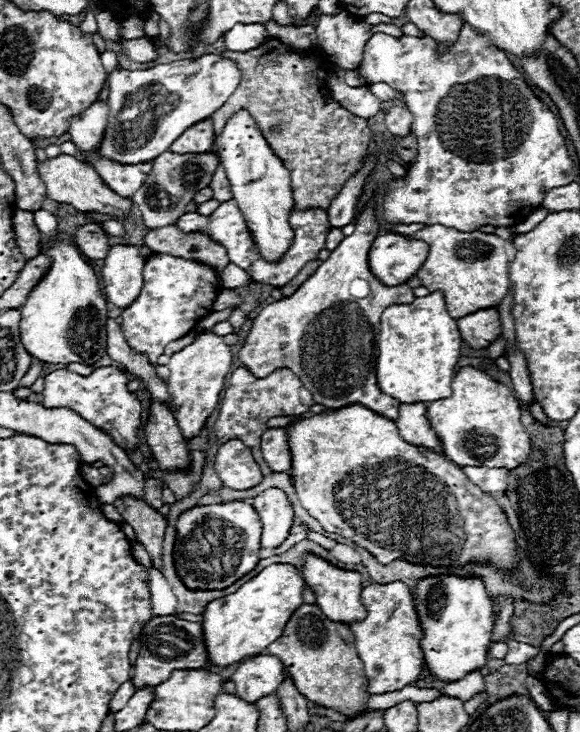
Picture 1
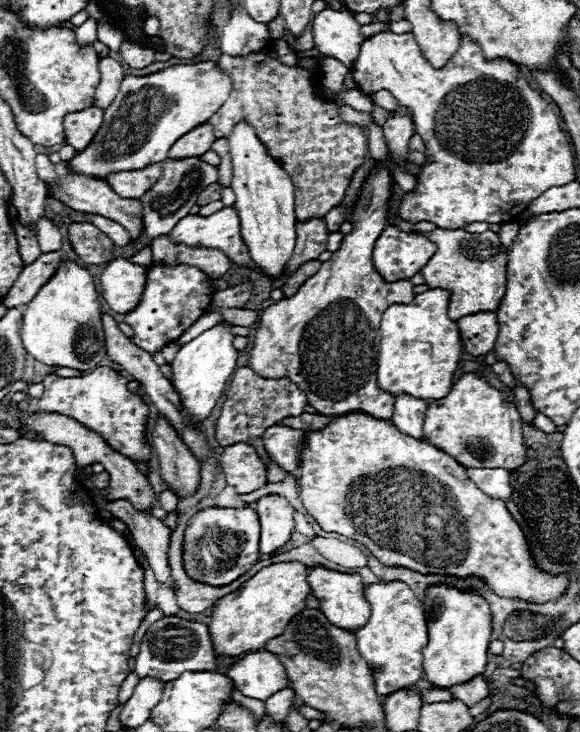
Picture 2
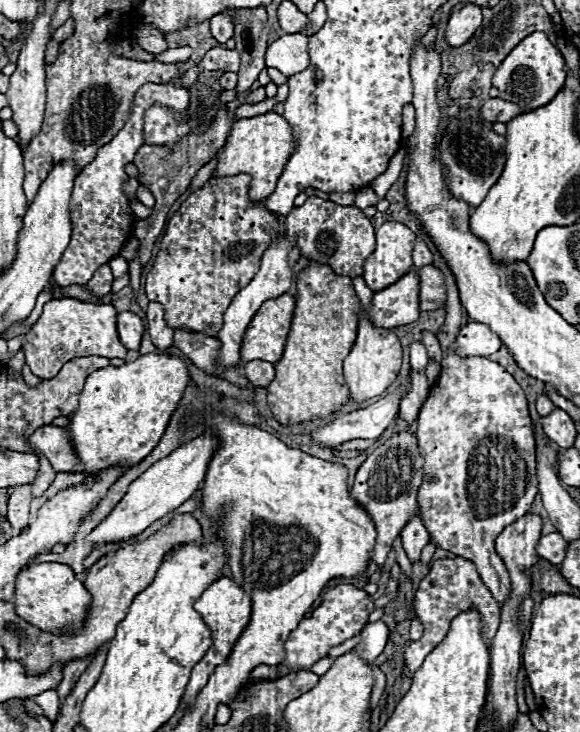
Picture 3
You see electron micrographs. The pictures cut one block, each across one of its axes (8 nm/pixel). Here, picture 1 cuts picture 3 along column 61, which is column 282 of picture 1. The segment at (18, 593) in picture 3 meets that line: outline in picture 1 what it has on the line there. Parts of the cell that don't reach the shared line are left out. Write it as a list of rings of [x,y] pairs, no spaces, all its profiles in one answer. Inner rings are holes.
[[[270,564],[234,594],[210,602],[202,614],[202,630],[210,664],[228,666],[248,656],[262,654],[268,644],[282,636],[282,628],[302,606],[304,586],[306,582],[300,568],[292,564]]]

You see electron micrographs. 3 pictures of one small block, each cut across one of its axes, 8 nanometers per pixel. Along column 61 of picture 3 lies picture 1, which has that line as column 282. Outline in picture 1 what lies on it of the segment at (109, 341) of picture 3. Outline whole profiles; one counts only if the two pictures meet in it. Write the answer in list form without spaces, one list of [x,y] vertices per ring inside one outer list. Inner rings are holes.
[[[374,200],[354,216],[354,226],[354,234],[346,236],[330,258],[322,262],[290,298],[268,304],[256,316],[238,358],[256,378],[270,376],[278,368],[290,368],[300,376],[304,388],[312,392],[314,404],[326,410],[360,404],[378,416],[396,420],[398,400],[384,396],[376,384],[380,316],[388,306],[410,304],[416,296],[406,282],[384,286],[368,266],[368,252],[380,230]],[[354,278],[362,278],[370,284],[370,294],[366,298],[354,298],[350,294],[350,282]]]

